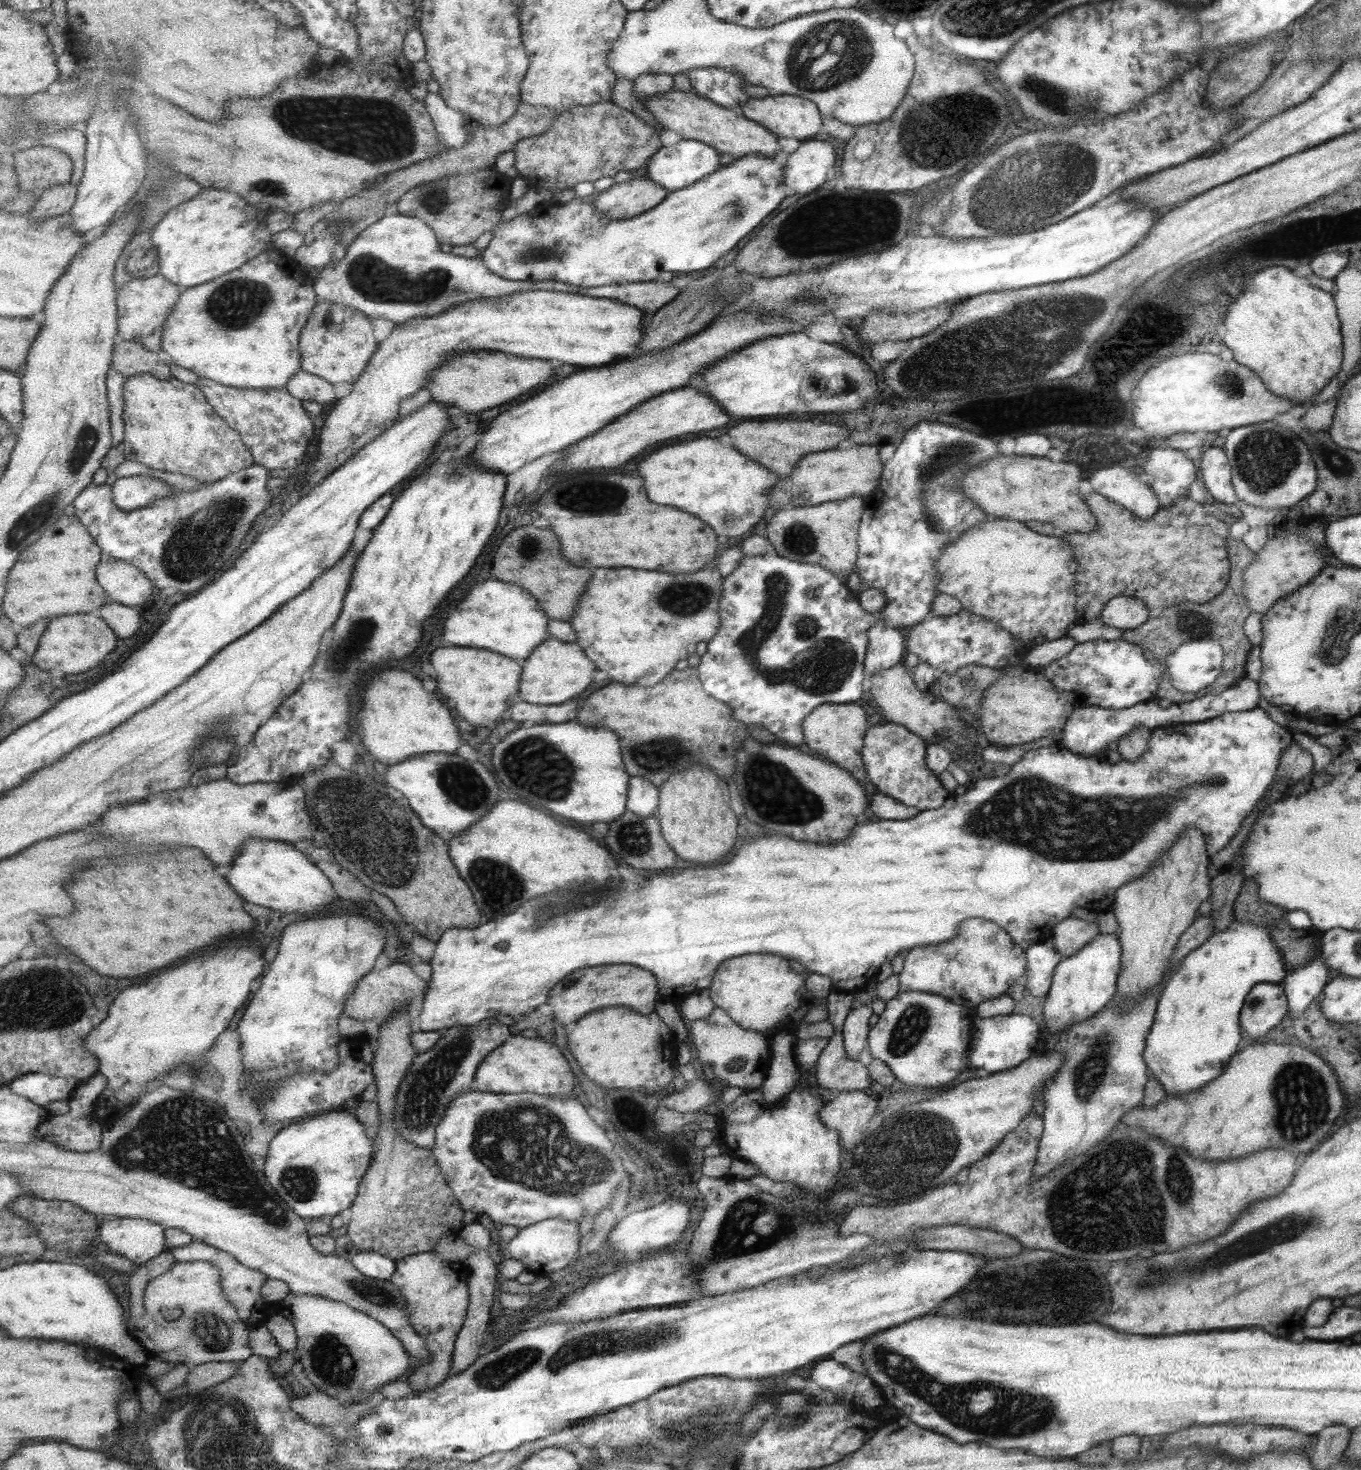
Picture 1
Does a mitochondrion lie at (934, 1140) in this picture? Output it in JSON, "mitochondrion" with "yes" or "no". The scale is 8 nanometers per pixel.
{"mitochondrion":"yes"}

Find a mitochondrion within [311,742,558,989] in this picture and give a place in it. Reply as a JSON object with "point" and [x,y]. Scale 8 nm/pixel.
{"point":[384,841]}

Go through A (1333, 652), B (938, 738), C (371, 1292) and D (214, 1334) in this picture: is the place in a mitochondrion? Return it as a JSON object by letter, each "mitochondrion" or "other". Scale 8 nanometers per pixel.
{"A":"mitochondrion","B":"other","C":"mitochondrion","D":"mitochondrion"}

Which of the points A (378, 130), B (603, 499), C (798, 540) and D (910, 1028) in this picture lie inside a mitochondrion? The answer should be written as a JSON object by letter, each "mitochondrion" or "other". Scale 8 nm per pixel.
{"A":"mitochondrion","B":"mitochondrion","C":"mitochondrion","D":"mitochondrion"}

